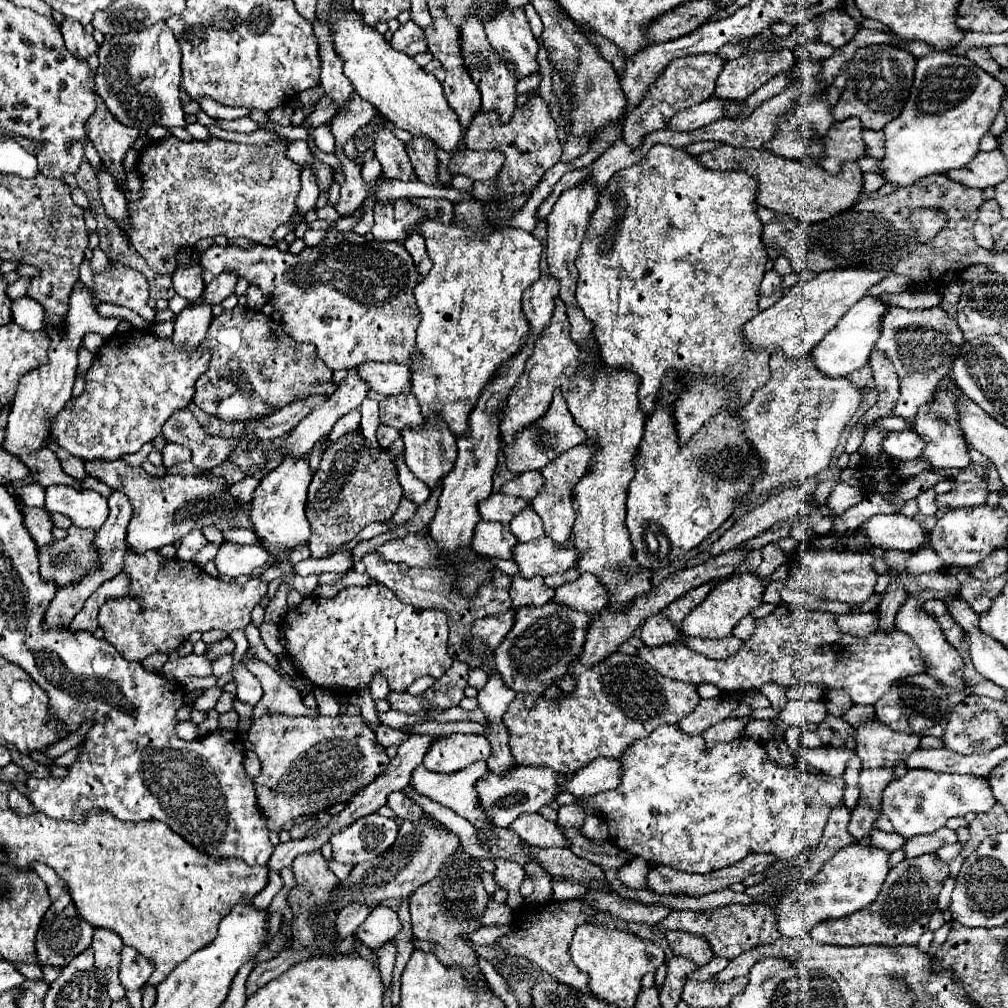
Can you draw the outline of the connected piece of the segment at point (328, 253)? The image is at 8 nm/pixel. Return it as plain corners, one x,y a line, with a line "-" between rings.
327,231
325,239
317,245
317,247
307,247
303,249
299,255
287,253
287,251
279,251
277,247
265,247
265,245
251,245
251,247
235,247
235,245
225,245
225,247
209,247
205,253
201,253
197,257
201,269
203,269
203,281
211,283
211,279
215,279
221,273
235,273
239,279
245,279
249,285
257,285
265,297
267,303
271,303
273,309
283,313
283,329
289,337
293,337
297,343
313,343
317,347
317,357
333,371
337,369
353,369
359,367
365,361
395,361
395,363
409,363
411,365
411,351
415,349
415,327
419,323
419,315
417,315
417,305
415,305
415,295
413,289
417,285
417,267
411,259
411,255
407,253
407,249
401,243
395,241
375,241
371,237
363,237
357,235
353,231

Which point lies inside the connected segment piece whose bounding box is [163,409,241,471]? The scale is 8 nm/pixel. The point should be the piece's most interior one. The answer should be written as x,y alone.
182,428

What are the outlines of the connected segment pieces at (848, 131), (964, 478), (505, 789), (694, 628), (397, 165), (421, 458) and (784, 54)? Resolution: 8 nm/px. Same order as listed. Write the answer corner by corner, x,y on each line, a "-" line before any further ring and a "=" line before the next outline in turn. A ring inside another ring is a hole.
849,117
841,123
833,123
829,129
829,139
825,141
825,157
821,161
821,167
829,173
837,173
839,167
847,161
859,161
867,155
867,149
863,147
863,125
859,119
=
963,469
955,475
953,479
955,489
945,493
945,495
937,495
937,505
939,507
973,507
973,505
981,505
987,501
989,495
989,483
983,475
971,471
971,469
=
515,767
505,775
497,775
489,771
487,779
479,779
475,789
479,793
481,805
487,811
487,817
497,827
509,827
521,813
539,813
541,807
555,801
561,793
561,785
567,781
567,775
555,775
555,771
547,767
=
733,573
729,579
717,583
709,593
707,599
697,605
683,621
683,635
689,637
703,637
703,639
723,639
731,635
731,629
739,623
743,615
749,615
751,609
761,605
761,597
765,587
769,585
767,579
761,579
755,573
=
381,127
381,131
375,135
375,157
383,165
383,177
399,181
415,179
405,145
391,133
389,127
=
435,417
427,419
427,423
423,423
423,429
421,431
405,429
401,434
403,439
405,439
405,463
407,463
407,467
411,469
411,473
419,481
423,481
431,491
435,491
435,487
441,485
441,479
455,465
455,459
457,459
455,437
447,429
447,425
443,425
443,421
439,421
=
789,49
749,51
733,61
725,61
717,77
715,95
729,101
743,101
775,75
791,69
795,57

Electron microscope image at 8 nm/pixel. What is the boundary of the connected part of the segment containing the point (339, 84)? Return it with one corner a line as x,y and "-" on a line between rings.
313,21
313,31
319,41
319,59
321,59
321,87
325,95
331,97
337,107
341,107
353,93
351,81
343,75
343,61
339,59
333,39
331,39
331,21

